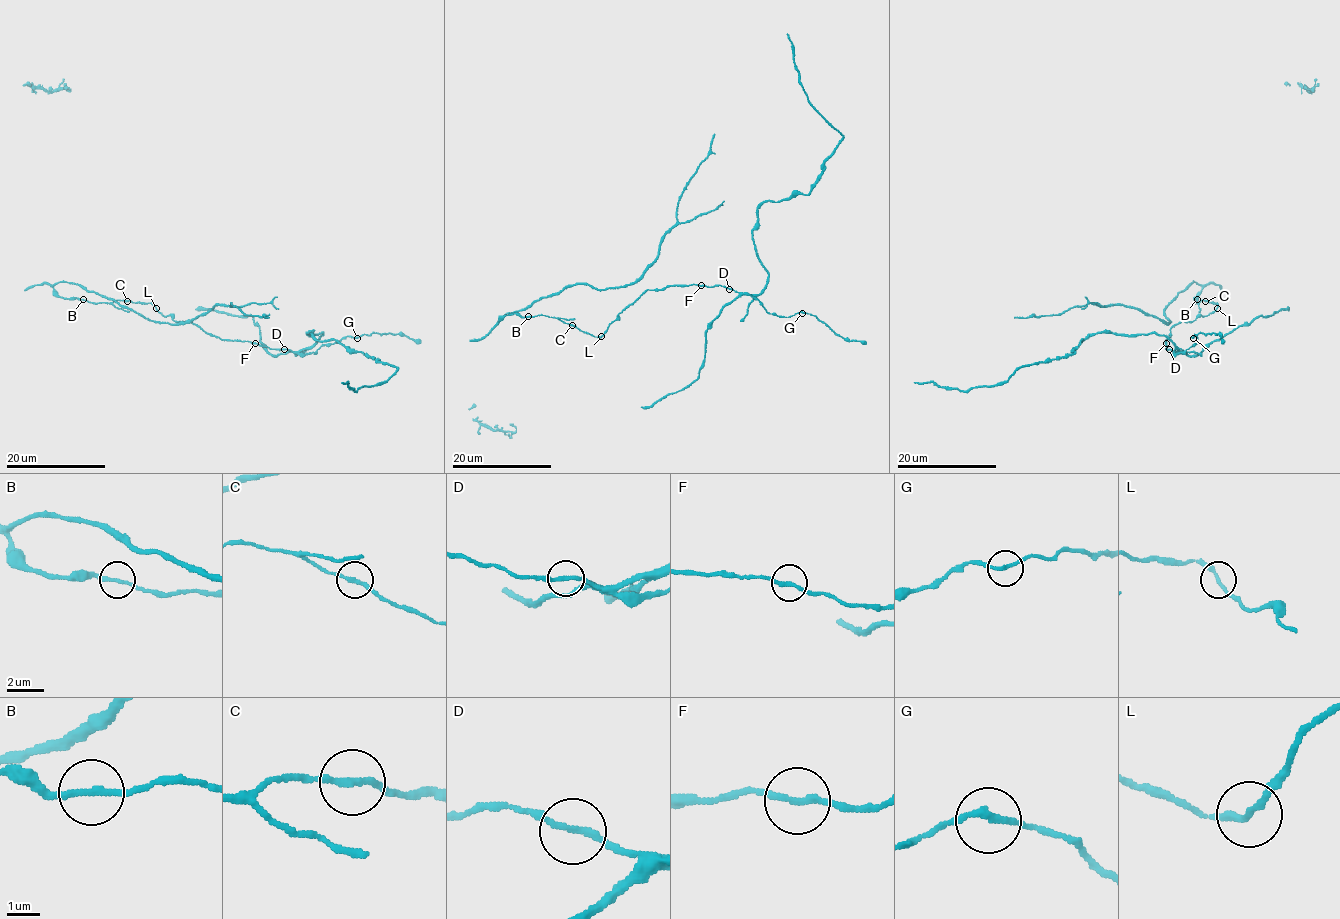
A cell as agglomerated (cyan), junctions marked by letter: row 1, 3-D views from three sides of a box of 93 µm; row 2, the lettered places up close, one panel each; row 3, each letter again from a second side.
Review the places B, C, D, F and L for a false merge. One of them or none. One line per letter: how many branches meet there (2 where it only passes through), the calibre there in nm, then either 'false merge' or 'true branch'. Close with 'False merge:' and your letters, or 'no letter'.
B: 2 branches meet; 180 nm thick; true branch
C: 2 branches meet; 200 nm thick; true branch
D: 2 branches meet; 180 nm thick; false merge
F: 2 branches meet; 180 nm thick; true branch
L: 2 branches meet; 190 nm thick; true branch
False merge: D

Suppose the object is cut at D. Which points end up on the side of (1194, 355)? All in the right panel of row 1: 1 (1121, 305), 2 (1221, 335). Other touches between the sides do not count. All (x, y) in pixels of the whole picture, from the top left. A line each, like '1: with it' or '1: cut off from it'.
1: cut off from it
2: with it

